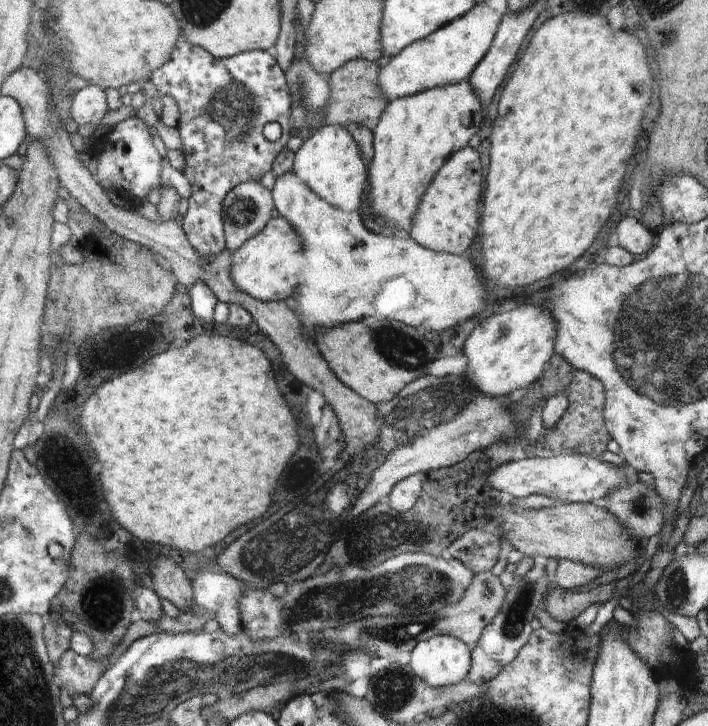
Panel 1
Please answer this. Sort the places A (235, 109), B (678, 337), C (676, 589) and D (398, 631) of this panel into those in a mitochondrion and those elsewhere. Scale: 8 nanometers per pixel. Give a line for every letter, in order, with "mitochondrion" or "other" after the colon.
A: mitochondrion
B: mitochondrion
C: mitochondrion
D: mitochondrion

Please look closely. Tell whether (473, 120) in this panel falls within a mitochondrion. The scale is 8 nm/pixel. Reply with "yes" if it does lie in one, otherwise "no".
no

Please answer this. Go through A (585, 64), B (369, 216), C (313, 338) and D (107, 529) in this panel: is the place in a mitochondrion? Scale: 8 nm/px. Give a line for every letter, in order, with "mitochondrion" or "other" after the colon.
A: other
B: other
C: other
D: other

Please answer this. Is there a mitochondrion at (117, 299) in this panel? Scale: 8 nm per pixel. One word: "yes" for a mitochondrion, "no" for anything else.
yes

